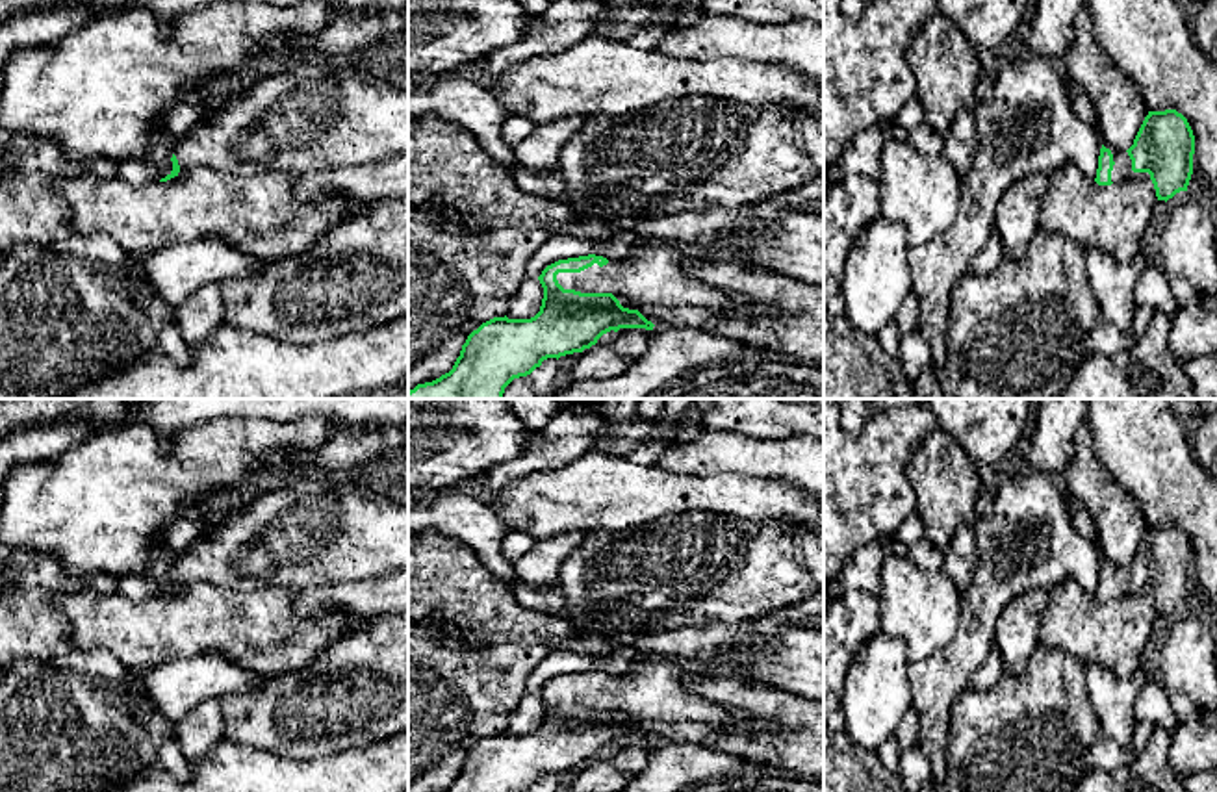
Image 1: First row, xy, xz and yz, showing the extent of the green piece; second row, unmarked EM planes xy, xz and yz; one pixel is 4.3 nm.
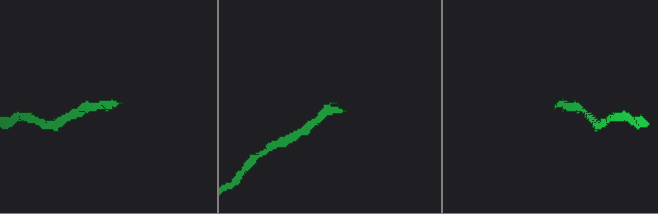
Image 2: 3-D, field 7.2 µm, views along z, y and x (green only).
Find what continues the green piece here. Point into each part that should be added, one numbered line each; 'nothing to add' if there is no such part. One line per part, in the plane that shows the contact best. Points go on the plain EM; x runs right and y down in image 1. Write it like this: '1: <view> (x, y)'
1: xz (652, 690)

